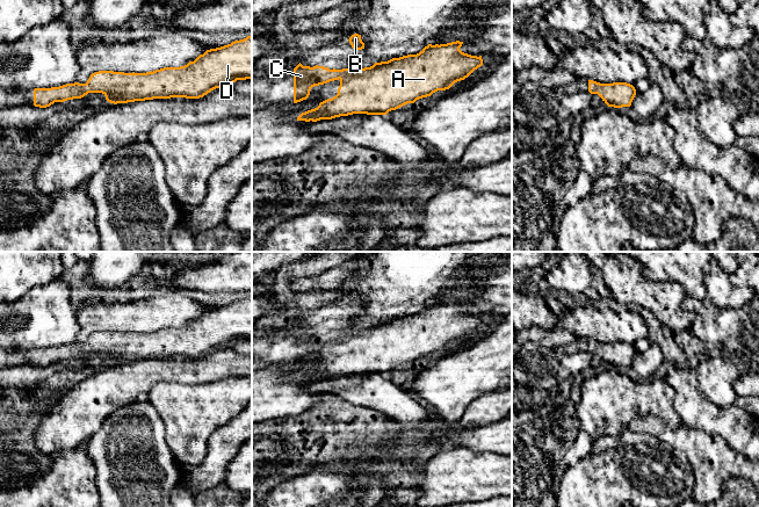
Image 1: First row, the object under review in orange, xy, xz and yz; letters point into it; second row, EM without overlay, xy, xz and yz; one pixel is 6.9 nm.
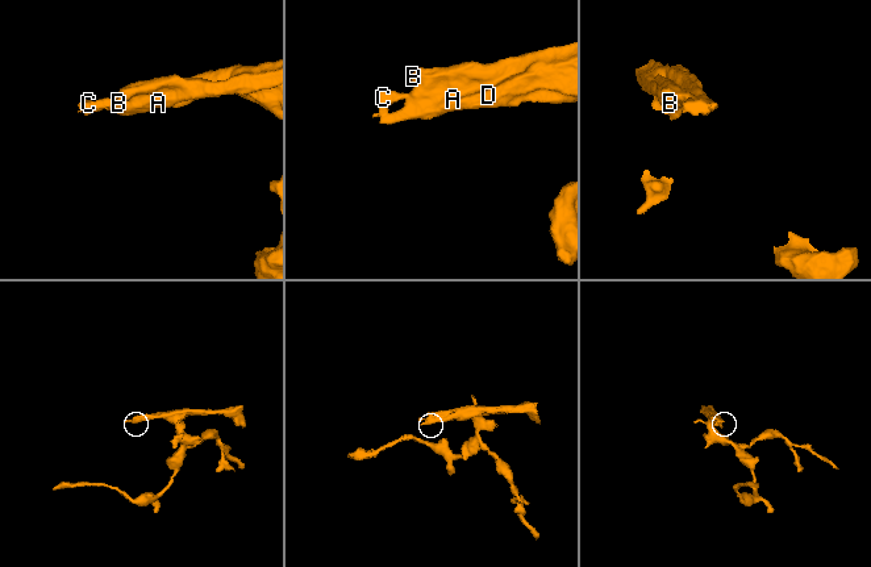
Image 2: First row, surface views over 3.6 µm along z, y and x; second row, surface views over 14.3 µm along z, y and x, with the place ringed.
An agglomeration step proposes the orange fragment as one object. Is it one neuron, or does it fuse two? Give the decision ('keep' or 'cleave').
keep

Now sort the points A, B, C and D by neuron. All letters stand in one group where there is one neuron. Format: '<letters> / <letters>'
A B C D

